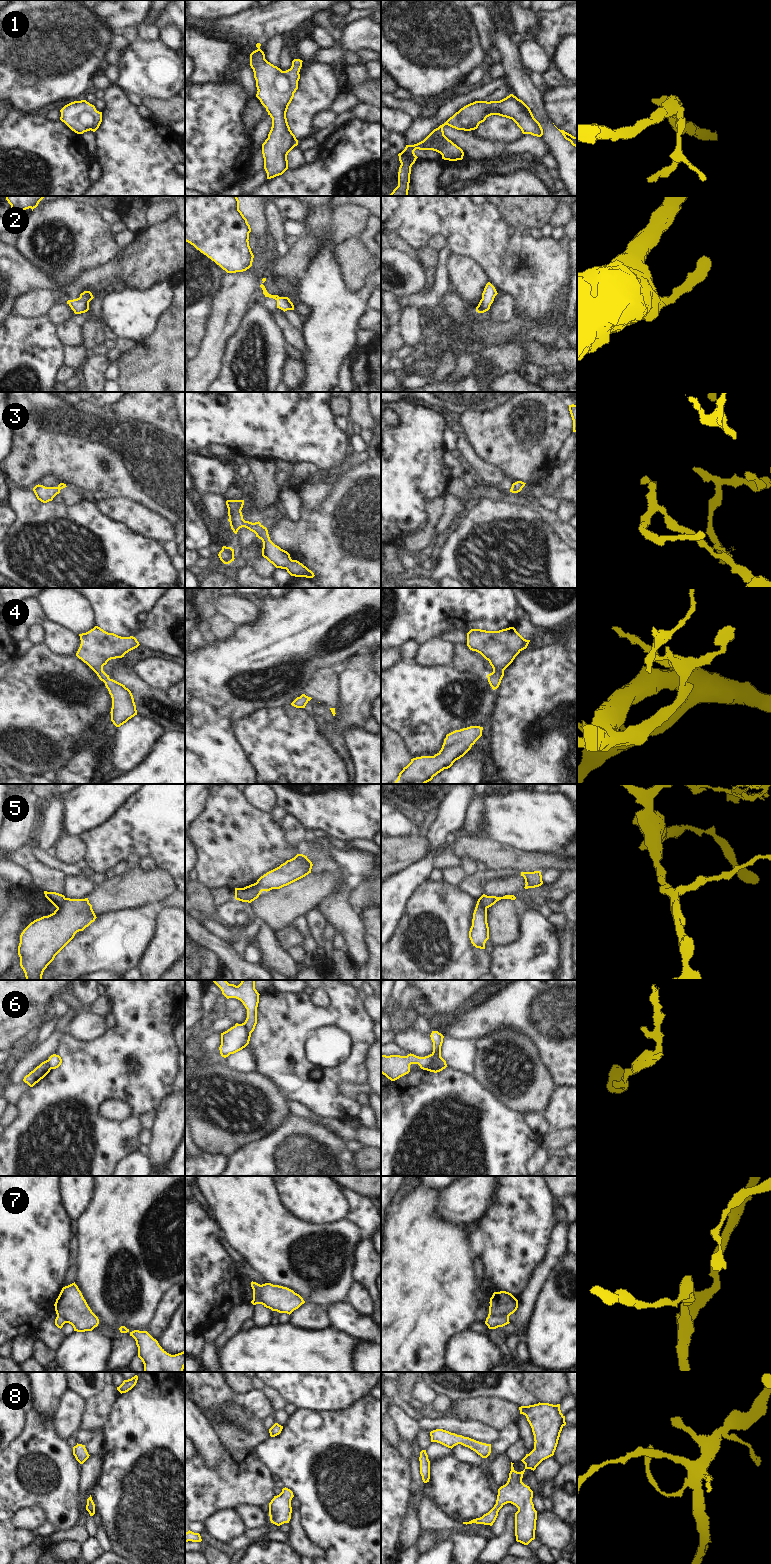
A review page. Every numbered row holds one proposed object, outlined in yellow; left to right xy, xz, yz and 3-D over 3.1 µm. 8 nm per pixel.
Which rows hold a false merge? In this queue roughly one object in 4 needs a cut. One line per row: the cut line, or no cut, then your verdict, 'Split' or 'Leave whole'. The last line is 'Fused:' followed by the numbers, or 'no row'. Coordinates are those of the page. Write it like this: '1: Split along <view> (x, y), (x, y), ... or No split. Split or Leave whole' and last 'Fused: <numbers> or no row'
1: No split. Leave whole
2: No split. Leave whole
3: No split. Leave whole
4: No split. Leave whole
5: Split along xy (66, 898), (57, 908). Split
6: Split along yz (432, 1054), (432, 1057), (423, 1069). Split
7: Split along xz (261, 1285), (255, 1292), (258, 1303). Split
8: No split. Leave whole
Fused: 5, 6, 7.

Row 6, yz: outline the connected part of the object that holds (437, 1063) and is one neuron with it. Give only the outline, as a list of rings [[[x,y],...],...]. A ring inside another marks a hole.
[[[432,1031],[430,1037],[433,1042],[432,1058],[424,1070],[437,1073],[447,1067],[446,1061],[441,1057],[441,1046],[444,1036],[438,1031]]]

